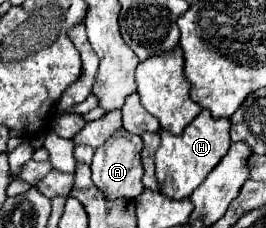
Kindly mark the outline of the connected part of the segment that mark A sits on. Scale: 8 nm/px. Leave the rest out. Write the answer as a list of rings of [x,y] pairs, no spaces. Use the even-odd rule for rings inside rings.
[[[116,132],[112,134],[96,152],[94,152],[94,160],[90,164],[92,168],[92,180],[94,184],[104,192],[104,196],[108,200],[118,200],[118,198],[136,198],[144,192],[142,186],[142,176],[144,176],[144,168],[142,168],[142,160],[140,160],[140,152],[136,148],[136,142],[128,138],[130,134],[126,132]]]

